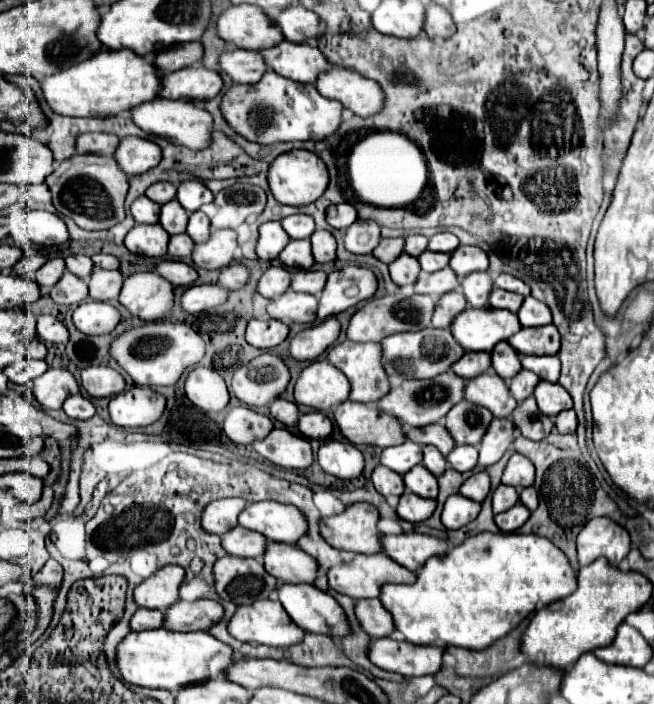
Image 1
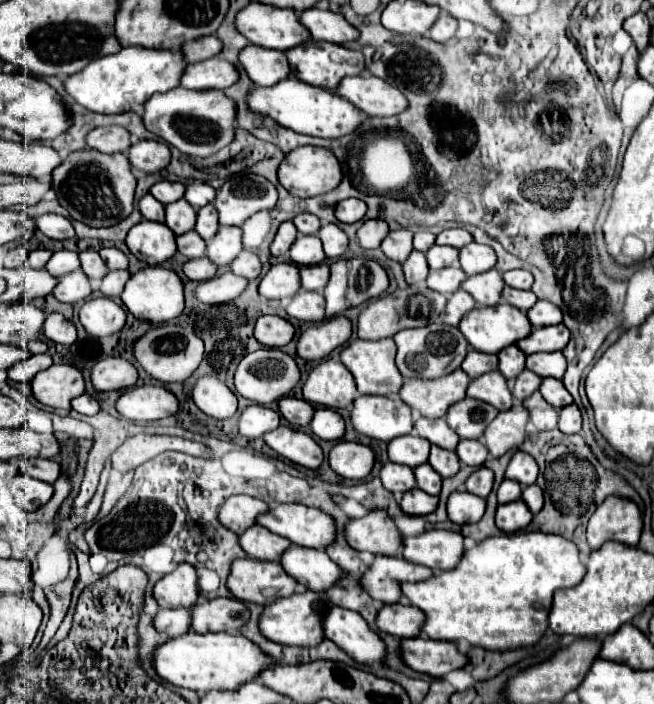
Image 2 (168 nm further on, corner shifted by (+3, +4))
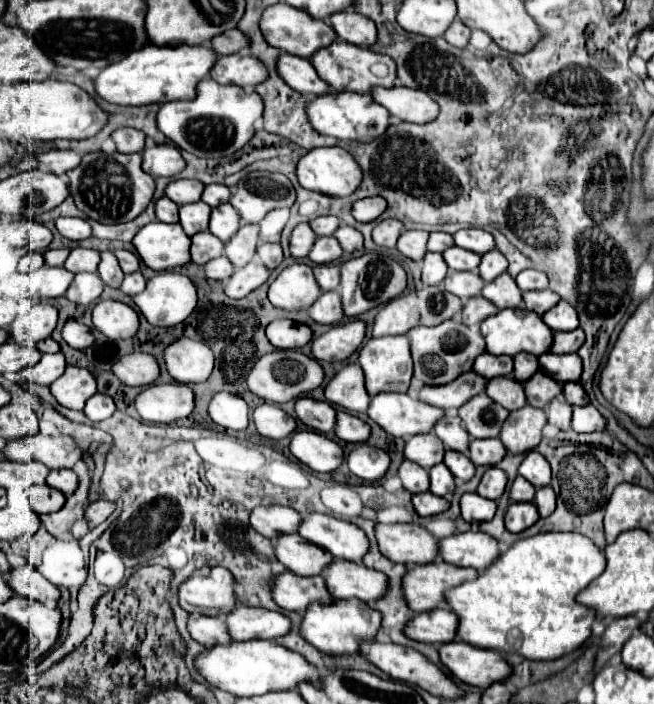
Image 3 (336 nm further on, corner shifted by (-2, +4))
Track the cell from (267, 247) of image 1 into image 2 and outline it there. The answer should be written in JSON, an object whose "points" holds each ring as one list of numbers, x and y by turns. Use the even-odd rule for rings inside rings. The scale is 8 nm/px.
{"points":[[284,222,284,224,278,228,276,238,274,238,272,246,270,246,272,256,284,256,284,254,288,254,290,246,292,246,294,240,296,240,296,234,298,234,298,230,296,230,294,222]]}

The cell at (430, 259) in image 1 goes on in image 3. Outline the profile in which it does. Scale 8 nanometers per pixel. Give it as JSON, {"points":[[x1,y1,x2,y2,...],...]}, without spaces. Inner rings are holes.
{"points":[[457,246,447,248,447,250,443,252,443,258,445,258,445,262,447,262,447,266,449,266,451,270,473,270,473,272,477,270,479,260,481,260,479,254,467,252,467,250,457,248]]}

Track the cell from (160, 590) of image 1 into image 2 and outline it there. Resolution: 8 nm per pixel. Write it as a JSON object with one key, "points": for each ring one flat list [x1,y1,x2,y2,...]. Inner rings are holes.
{"points":[[180,564,180,568,178,570,174,570,174,572,170,572,170,574,166,574,156,586,154,586,154,598,156,598,156,602,158,602,158,612,164,608,164,610,176,610,176,608,186,608,186,610,190,610,190,620,191,620,191,608,198,602,198,594,200,594,200,590,198,590,198,574,196,574,196,568,192,566,192,564]]}

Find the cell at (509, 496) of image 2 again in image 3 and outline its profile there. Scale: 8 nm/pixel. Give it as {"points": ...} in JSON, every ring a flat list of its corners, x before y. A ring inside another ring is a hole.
{"points":[[517,476,515,482,511,484,509,500,511,502,531,502,533,496,535,496,535,486,529,484,523,476]]}

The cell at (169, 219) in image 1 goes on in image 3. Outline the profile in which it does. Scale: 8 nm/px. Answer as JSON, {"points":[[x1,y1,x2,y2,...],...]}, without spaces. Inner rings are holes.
{"points":[[205,202,183,204,179,208,179,224,183,226,187,236,193,236,209,228,209,214,211,214,211,206,207,206]]}

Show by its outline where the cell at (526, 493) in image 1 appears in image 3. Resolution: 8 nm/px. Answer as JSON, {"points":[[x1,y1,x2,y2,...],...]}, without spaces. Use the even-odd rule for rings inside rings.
{"points":[[543,486,535,492,535,506,539,510,541,518,547,518,555,510,555,492,551,486]]}

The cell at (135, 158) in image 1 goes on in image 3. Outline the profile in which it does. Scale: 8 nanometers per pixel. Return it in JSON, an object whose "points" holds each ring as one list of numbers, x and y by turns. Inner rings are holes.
{"points":[[147,144,141,152,143,170,151,176,177,176,185,168,185,160,173,144]]}

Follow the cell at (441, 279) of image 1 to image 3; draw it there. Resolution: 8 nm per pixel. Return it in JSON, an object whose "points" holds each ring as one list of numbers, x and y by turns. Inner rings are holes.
{"points":[[447,272,447,278,443,280,443,286,447,292,467,300,471,296,477,296,483,288,483,280,477,272]]}

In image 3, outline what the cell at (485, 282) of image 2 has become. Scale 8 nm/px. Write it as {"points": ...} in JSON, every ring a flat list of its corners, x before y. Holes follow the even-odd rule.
{"points":[[503,272,495,280,487,282,481,290,481,296,487,298,489,302,493,302,499,310,501,308,521,308,523,306,521,290,517,288,515,280,507,272]]}

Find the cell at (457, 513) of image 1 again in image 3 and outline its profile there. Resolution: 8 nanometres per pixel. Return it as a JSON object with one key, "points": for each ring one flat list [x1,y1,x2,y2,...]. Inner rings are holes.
{"points":[[475,492,461,496,461,518,465,522,487,522,495,516,497,502,483,498]]}

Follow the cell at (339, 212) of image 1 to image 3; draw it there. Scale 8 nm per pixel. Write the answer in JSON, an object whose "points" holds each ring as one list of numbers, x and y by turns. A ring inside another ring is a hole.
{"points":[[373,196,373,198,357,200,353,204,353,212,351,214,359,222,373,222,385,212,385,208,387,208,387,202,381,196]]}

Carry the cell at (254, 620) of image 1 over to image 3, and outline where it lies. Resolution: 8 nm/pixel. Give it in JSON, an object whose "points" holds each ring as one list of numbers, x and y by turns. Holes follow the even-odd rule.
{"points":[[347,598,347,600,333,600,331,604,311,602,301,616,299,634,317,650,341,656,357,652,359,638,373,638,379,628,381,628,381,614,377,610,369,608,365,602,357,598]]}

